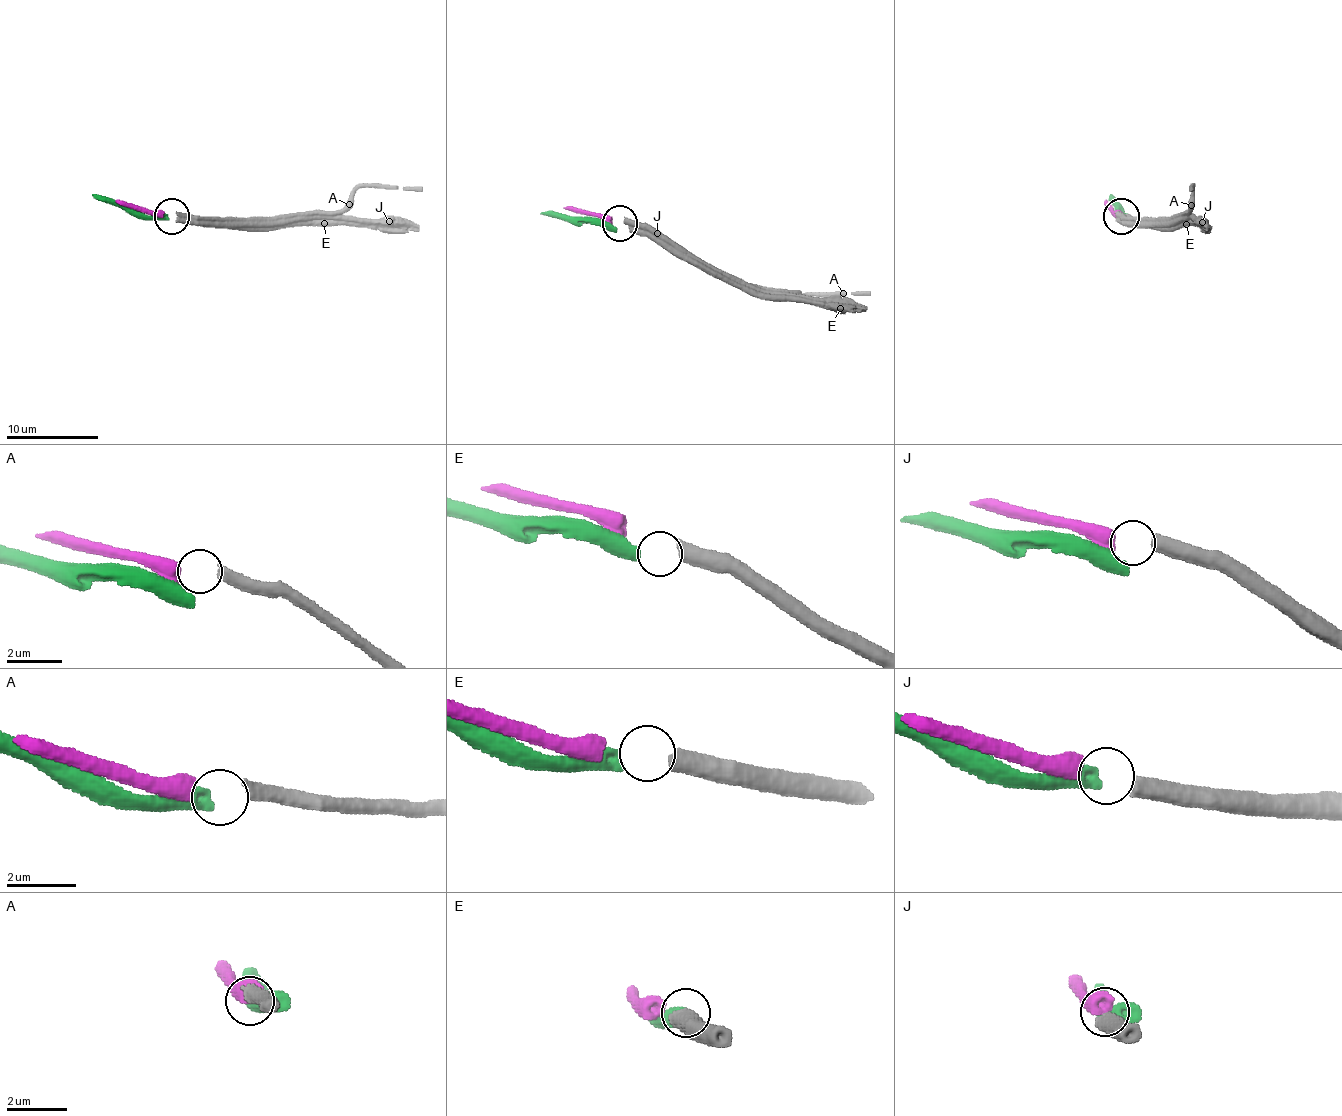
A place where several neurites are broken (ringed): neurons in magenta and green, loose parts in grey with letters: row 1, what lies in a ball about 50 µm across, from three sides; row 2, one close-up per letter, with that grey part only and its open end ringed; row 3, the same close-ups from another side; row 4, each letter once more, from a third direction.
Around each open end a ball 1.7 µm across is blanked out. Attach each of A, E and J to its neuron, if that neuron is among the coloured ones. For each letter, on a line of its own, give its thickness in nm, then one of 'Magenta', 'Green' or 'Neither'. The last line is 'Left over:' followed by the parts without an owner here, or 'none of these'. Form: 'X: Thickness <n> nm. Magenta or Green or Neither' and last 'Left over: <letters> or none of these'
A: Thickness 440 nm. Magenta
E: Thickness 440 nm. Green
J: Thickness 500 nm. Neither
Left over: J

